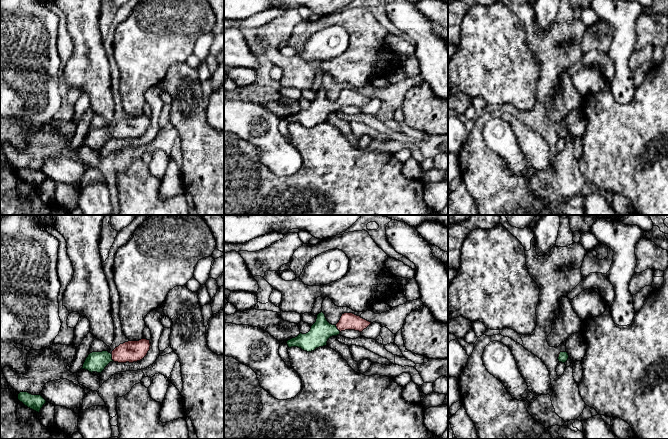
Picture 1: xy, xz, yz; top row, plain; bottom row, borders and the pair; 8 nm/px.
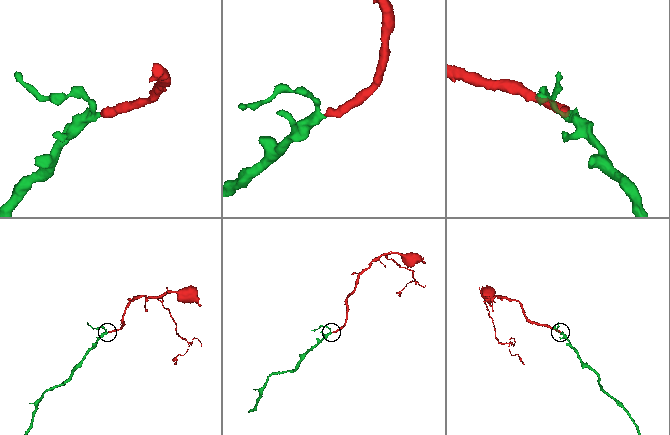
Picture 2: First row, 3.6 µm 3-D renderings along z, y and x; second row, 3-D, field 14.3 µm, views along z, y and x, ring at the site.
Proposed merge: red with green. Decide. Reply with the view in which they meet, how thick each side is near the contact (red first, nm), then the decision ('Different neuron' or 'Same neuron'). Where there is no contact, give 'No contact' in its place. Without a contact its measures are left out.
Touches red in xy. Thickness 180 nm (red) against 160 nm. Same neuron

